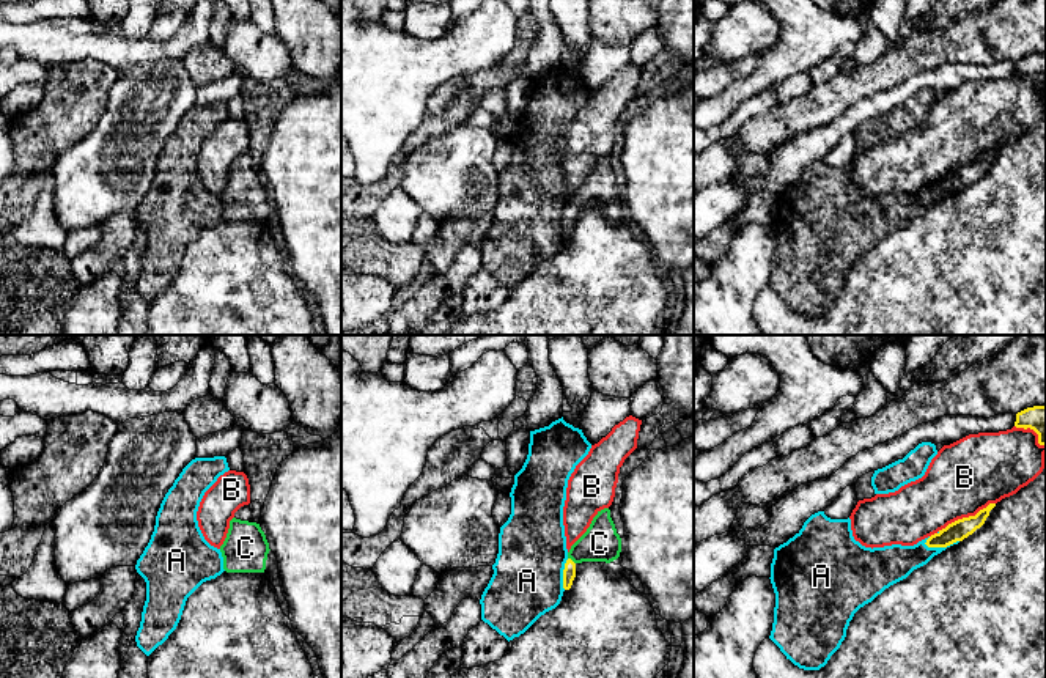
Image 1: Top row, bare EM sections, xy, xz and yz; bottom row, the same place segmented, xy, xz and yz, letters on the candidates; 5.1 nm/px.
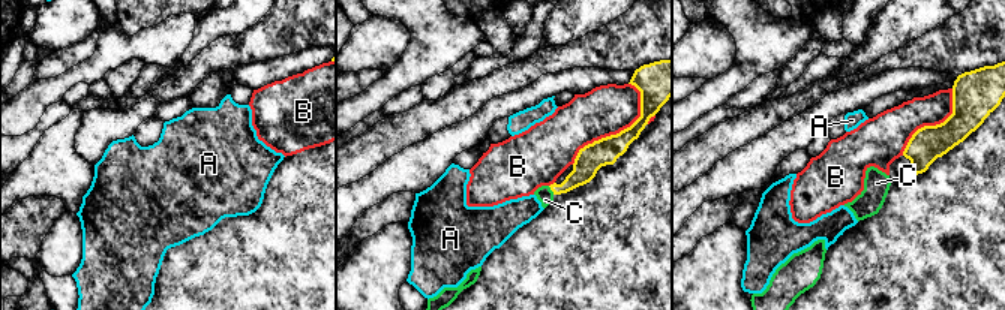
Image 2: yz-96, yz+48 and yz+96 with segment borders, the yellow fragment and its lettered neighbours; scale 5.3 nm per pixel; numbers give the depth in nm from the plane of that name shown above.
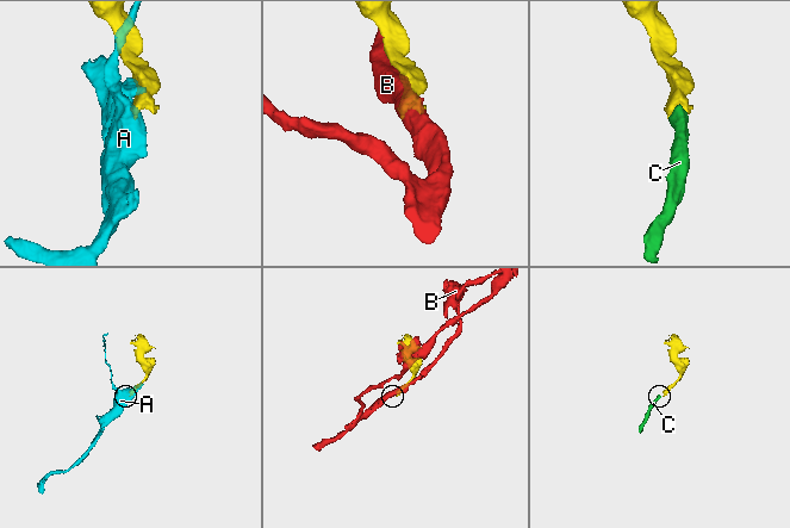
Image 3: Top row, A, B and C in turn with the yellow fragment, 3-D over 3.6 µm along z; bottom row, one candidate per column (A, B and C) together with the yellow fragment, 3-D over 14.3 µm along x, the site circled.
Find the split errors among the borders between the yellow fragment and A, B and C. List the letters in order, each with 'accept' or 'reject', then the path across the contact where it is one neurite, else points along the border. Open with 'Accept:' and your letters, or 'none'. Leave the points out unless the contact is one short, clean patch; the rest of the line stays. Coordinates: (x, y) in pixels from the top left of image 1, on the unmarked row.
Accept: C
A: reject; border yz (958, 187), (946, 194), (927, 194), (924, 191)
B: reject
C: accept; way xz (570, 214), (571, 208), (581, 198), (600, 191)

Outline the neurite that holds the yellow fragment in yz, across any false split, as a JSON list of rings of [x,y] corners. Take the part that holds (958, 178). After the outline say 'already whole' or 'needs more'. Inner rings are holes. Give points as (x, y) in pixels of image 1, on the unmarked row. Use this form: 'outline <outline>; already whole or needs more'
outline [[[989,151],[986,156],[980,157],[975,164],[963,165],[948,171],[945,176],[931,182],[925,192],[928,195],[947,195],[956,189],[963,189],[985,171],[986,165],[989,164],[989,159],[994,154],[996,151]]]; already whole

